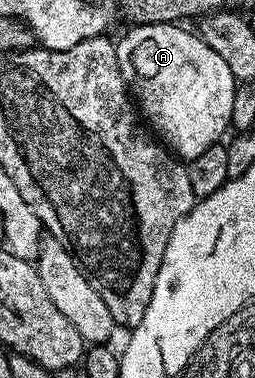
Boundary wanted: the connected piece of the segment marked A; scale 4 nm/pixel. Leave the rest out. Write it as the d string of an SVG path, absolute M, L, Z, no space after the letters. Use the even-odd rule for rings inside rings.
M176 23L170 24L146 24L135 25L129 28L129 32L121 39L117 40L116 54L118 55L119 69L122 71L123 79L127 82L129 90L133 93L135 100L138 102L141 112L144 114L147 124L151 130L181 159L189 161L202 155L203 151L214 144L217 144L223 137L224 131L228 131L231 126L232 105L234 105L234 97L238 82L226 61L212 47L195 32L184 30L183 26Z

